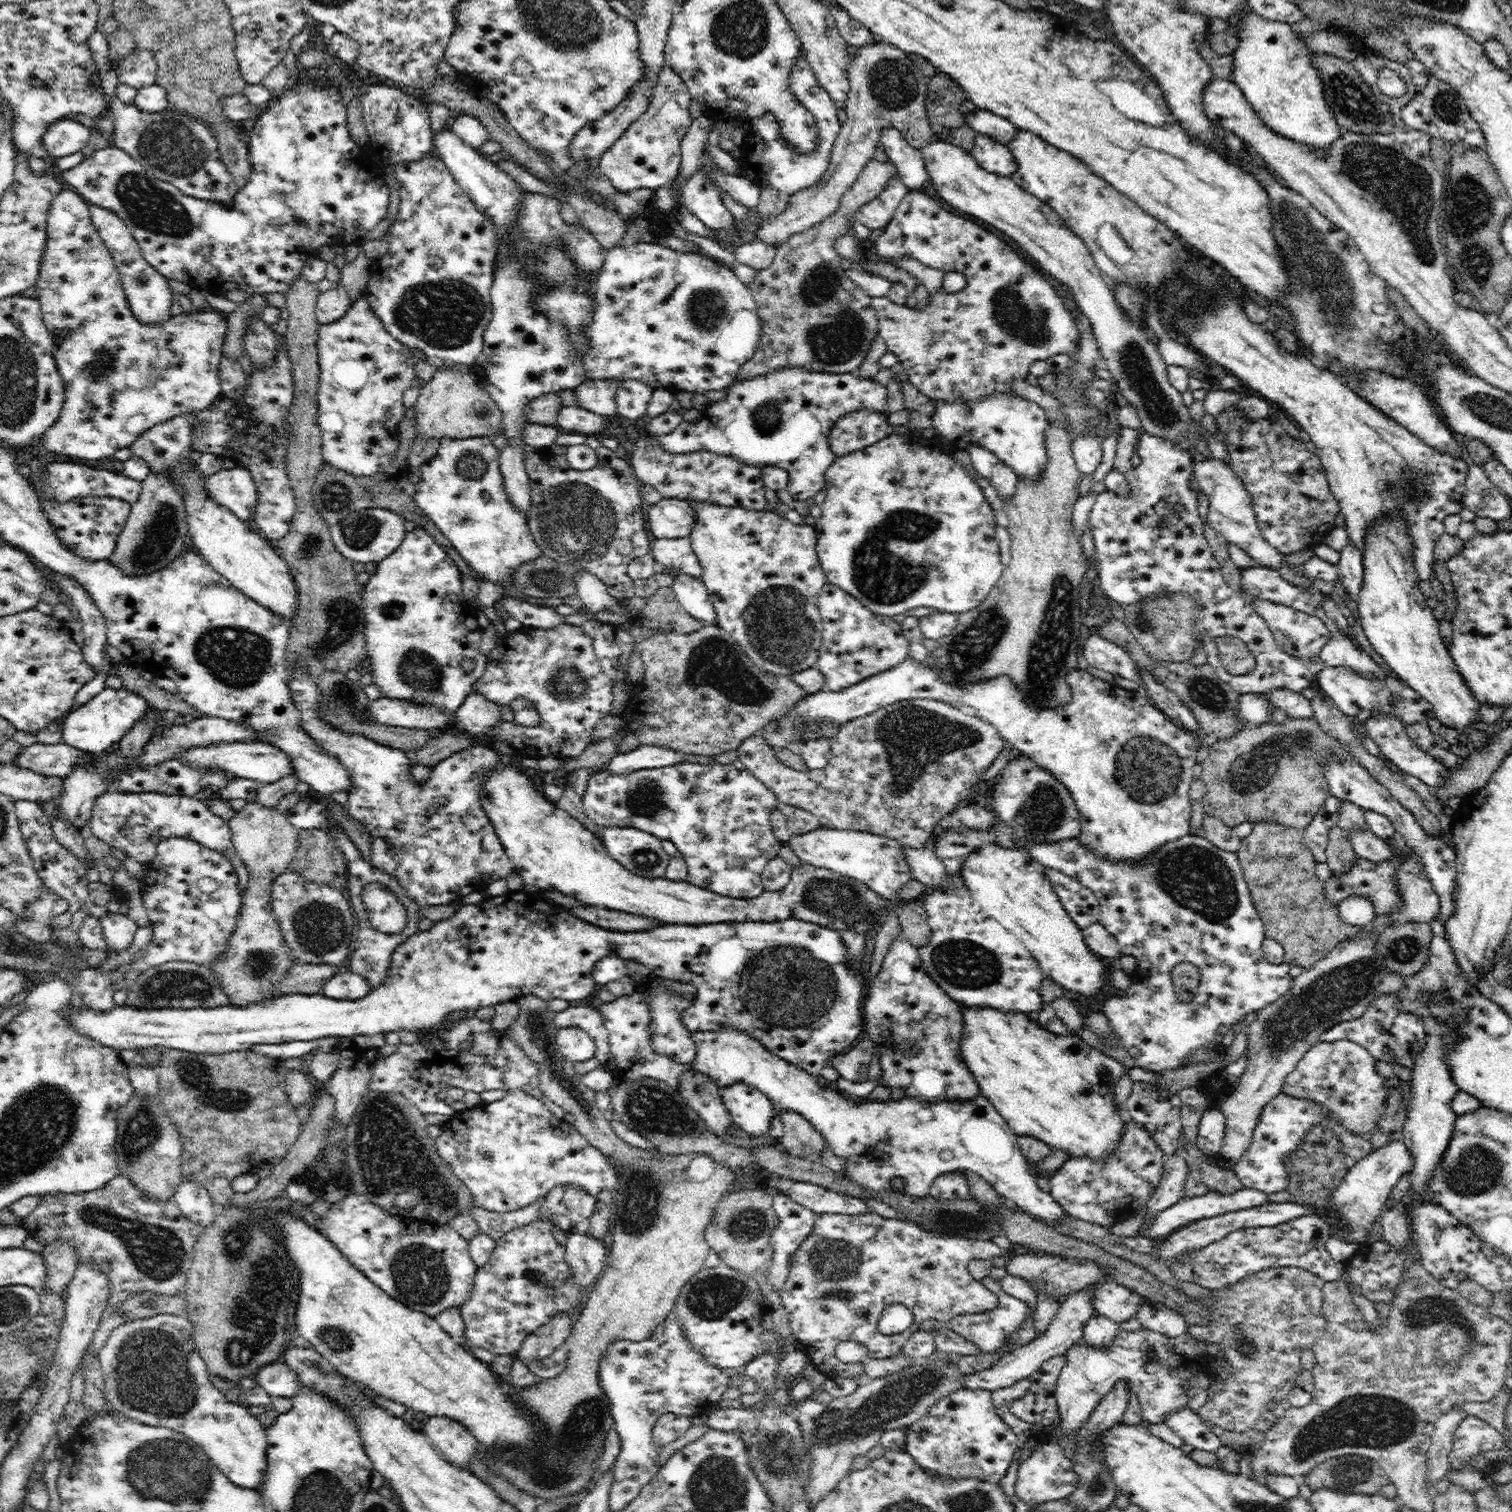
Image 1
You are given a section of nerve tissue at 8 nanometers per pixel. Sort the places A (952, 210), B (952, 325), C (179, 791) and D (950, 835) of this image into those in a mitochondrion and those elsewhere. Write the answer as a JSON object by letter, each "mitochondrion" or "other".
{"A":"other","B":"other","C":"other","D":"other"}

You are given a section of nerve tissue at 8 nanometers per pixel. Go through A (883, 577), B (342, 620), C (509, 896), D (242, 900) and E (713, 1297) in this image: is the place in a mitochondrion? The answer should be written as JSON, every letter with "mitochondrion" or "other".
{"A":"mitochondrion","B":"mitochondrion","C":"other","D":"other","E":"mitochondrion"}

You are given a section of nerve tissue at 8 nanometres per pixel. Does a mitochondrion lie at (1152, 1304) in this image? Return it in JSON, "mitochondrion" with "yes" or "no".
{"mitochondrion":"no"}

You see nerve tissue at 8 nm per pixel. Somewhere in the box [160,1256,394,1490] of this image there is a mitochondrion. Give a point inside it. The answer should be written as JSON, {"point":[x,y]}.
{"point":[333,1337]}

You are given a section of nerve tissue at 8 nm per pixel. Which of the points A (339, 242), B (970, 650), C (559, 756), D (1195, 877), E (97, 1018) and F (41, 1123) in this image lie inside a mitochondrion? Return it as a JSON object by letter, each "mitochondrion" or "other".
{"A":"other","B":"mitochondrion","C":"other","D":"mitochondrion","E":"other","F":"mitochondrion"}

